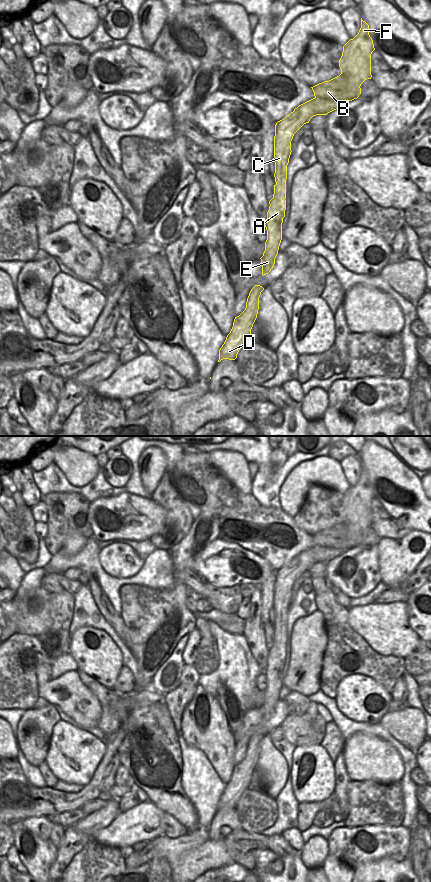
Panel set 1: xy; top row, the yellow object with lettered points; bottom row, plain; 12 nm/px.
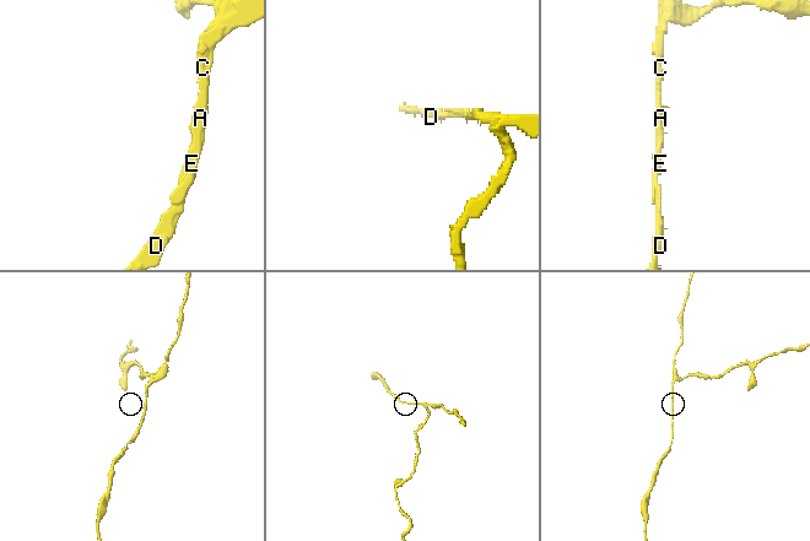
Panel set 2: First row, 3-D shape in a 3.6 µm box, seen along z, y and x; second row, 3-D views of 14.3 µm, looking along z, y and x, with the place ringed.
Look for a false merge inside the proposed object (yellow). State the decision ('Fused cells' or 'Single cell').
Fused cells

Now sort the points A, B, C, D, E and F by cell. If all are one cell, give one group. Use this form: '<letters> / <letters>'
A C D E F / B

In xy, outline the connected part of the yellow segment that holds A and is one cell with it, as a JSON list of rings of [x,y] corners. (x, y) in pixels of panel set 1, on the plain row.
[[[315,545],[294,557],[275,573],[274,610],[275,630],[273,646],[269,649],[267,667],[263,671],[267,678],[265,699],[261,707],[262,723],[268,722],[275,712],[282,688],[282,671],[286,658],[287,613],[291,603],[291,589],[294,582],[316,563],[328,561],[344,554],[348,549],[336,549]]]

